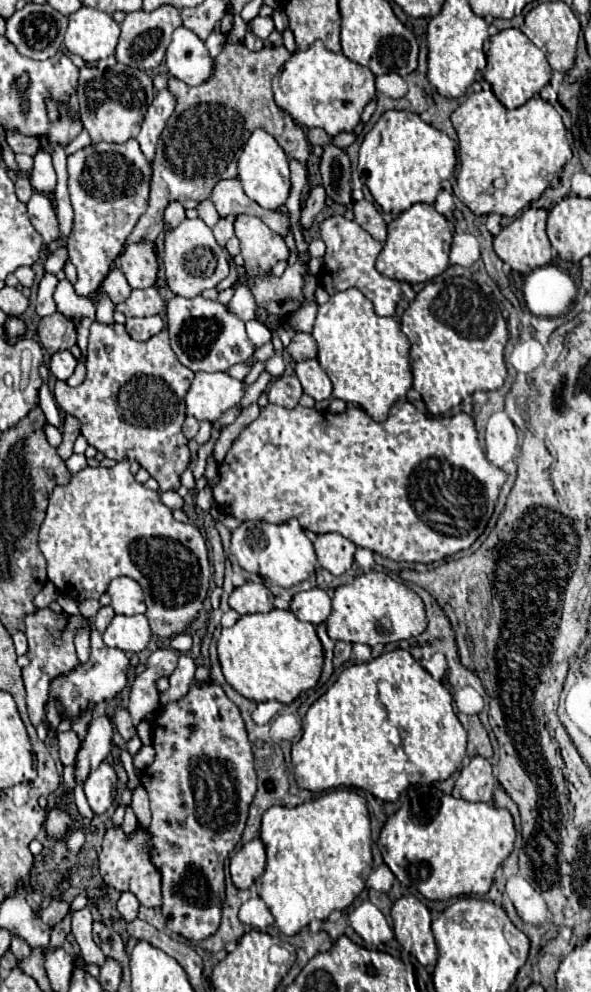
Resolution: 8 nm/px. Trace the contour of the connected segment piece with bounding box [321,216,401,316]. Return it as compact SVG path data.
M331 216L321 222L321 238L327 246L325 266L321 268L321 284L329 294L337 294L339 290L359 288L375 306L379 316L393 316L395 306L401 300L401 283L387 278L375 270L375 260L383 250L383 244L373 240L357 222L347 220L345 216Z

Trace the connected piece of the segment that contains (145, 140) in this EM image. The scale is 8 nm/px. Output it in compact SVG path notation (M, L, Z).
M165 88L165 90L157 92L153 104L149 106L149 110L147 110L145 118L143 118L143 126L141 126L141 132L137 134L137 142L139 142L141 152L145 154L145 158L147 158L149 164L155 158L157 140L159 140L163 128L165 128L167 118L173 114L173 108L175 108L173 94Z

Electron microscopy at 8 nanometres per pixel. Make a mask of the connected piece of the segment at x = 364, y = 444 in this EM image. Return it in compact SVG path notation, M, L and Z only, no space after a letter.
M395 402L389 412L389 418L385 422L375 422L365 410L361 410L359 406L353 406L353 404L349 404L349 408L343 414L317 412L315 408L305 408L305 406L287 410L287 408L277 408L275 404L269 404L267 408L261 410L259 418L255 422L251 422L239 434L239 438L233 442L231 450L227 452L225 460L219 466L219 474L221 474L221 482L213 488L215 504L225 514L231 514L231 516L239 518L241 522L243 520L265 520L265 522L273 522L273 524L283 524L291 518L297 518L305 530L311 530L315 534L339 532L345 538L349 538L353 544L357 544L361 548L369 548L371 552L377 552L383 558L397 560L397 562L399 560L421 562L421 564L431 564L431 562L443 560L459 550L469 548L483 534L483 530L493 514L493 506L499 496L499 490L503 488L505 478L507 478L503 470L489 464L489 460L485 458L485 454L479 446L479 440L477 440L477 430L475 430L473 418L469 414L459 412L455 416L429 416L429 414L419 412L411 402Z

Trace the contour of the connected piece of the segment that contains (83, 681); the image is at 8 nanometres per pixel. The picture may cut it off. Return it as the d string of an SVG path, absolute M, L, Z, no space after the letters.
M103 606L97 616L95 616L95 622L93 622L93 628L91 628L91 654L89 654L89 660L81 666L77 666L75 670L71 670L71 674L67 674L67 684L73 684L69 692L59 692L57 694L57 702L61 706L61 714L63 718L67 718L69 722L73 722L83 710L89 710L93 708L95 704L103 702L103 700L109 700L113 698L115 694L119 694L125 686L127 686L127 670L129 670L129 656L119 650L119 648L109 648L103 644L101 636L105 632L105 628L109 626L109 622L113 620L115 612L111 606Z

